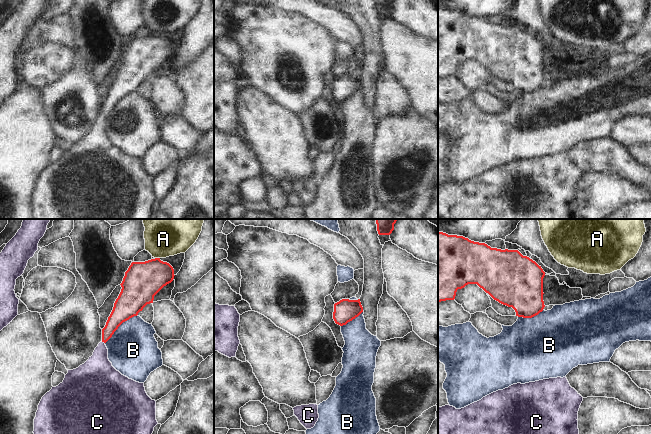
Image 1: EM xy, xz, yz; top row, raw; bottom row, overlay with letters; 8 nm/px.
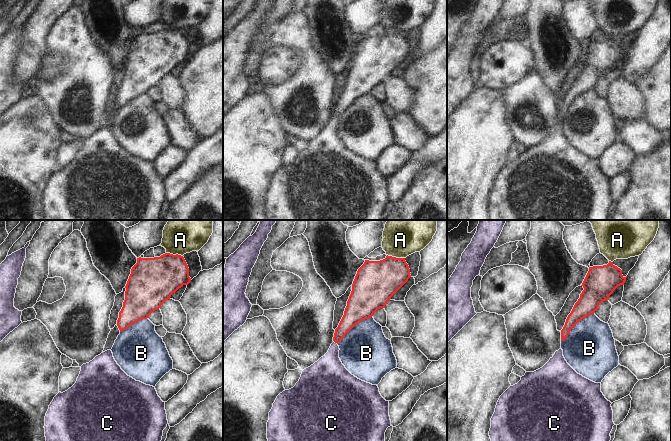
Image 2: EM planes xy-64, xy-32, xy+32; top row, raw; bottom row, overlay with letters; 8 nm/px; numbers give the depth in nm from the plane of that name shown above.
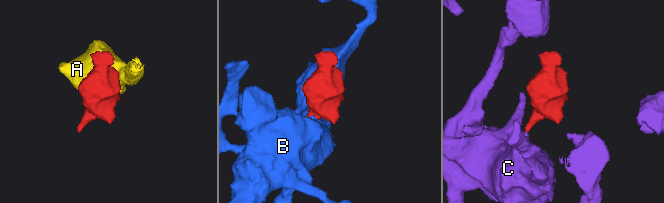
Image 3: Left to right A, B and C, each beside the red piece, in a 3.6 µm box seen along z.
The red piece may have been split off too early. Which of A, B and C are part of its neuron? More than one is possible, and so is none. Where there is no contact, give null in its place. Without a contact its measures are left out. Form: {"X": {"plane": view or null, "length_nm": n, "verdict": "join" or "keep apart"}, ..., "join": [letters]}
{"A": {"plane": "xy", "length_nm": 40, "verdict": "keep apart"}, "B": {"plane": "xy", "length_nm": 360, "verdict": "keep apart"}, "C": {"plane": "xy", "length_nm": 30, "verdict": "join"}, "join": ["C"]}

